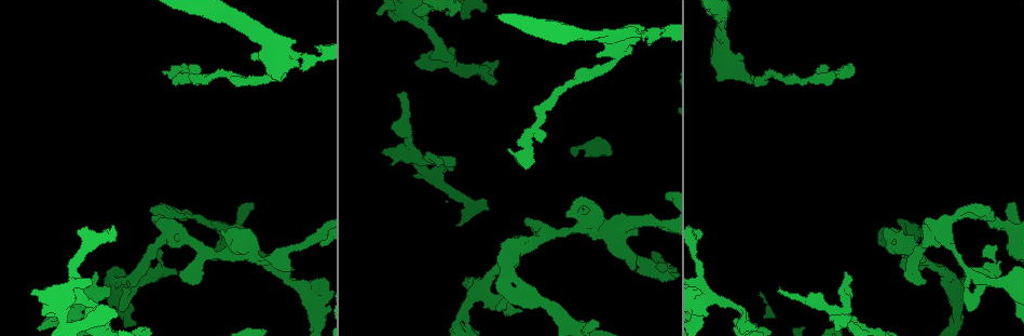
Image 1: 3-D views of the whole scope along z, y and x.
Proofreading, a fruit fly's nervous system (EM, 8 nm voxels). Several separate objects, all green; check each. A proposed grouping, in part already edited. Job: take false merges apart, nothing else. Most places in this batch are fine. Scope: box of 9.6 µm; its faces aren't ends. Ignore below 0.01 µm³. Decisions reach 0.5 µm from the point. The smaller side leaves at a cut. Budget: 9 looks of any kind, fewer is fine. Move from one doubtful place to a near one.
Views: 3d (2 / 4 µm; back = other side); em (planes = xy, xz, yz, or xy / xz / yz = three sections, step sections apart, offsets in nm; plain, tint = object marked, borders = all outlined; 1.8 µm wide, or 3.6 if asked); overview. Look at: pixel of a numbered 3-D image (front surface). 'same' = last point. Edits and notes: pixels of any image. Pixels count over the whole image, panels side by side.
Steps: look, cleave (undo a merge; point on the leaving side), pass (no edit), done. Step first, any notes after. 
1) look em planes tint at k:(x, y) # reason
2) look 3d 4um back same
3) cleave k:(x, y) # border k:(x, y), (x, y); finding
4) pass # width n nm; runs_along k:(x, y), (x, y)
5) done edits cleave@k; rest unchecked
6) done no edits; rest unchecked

look em xz step 16 tint at 1:(511, 259) # sudden change in width

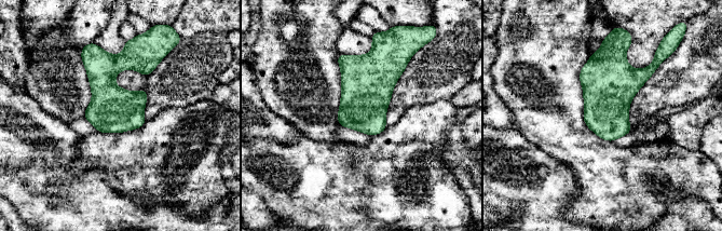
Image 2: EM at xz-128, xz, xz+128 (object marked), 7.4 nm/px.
look em planes tint same # cut it another way

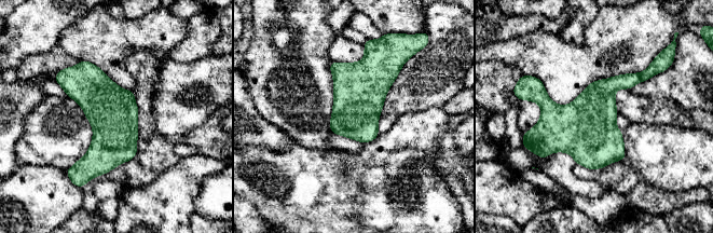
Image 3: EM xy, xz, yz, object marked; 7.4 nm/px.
pass # continuous, no second cell

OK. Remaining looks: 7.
look 3d 4um at 1:(632, 232) # abrupt turn

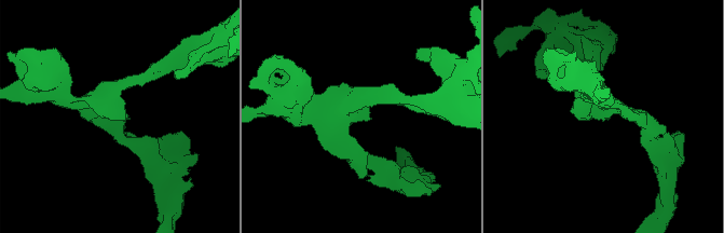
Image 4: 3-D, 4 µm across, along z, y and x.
look em planes tint at 4:(360, 112)

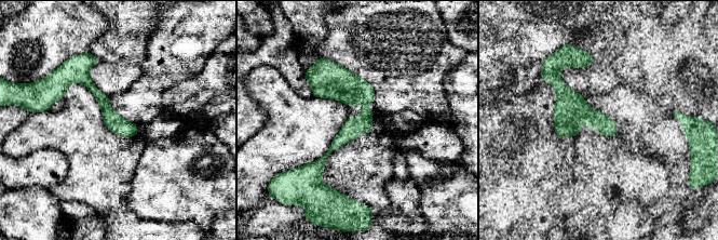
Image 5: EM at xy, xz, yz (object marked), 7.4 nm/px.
pass # width 140 nm; continuous, no second cell

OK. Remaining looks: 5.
look em planes tint at 1:(454, 322) # sharp bend

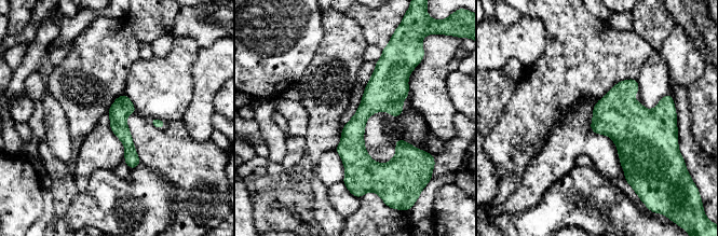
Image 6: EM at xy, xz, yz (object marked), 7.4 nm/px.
pass # runs_along 6:(384, 60), (350, 182); all the same cell

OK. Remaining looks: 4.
look em planes borders at 1:(416, 155) # four or more arms meet

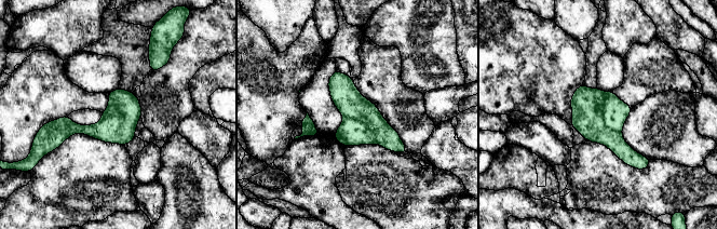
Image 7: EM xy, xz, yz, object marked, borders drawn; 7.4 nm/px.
cleave 7:(614, 111) # a second cell is stuck on

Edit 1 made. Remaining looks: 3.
done edits cleave@7; rest unchecked

